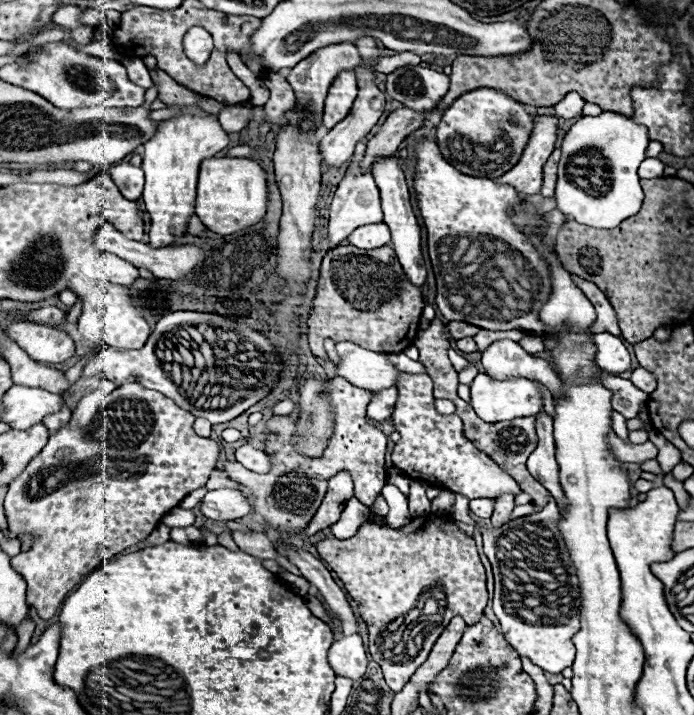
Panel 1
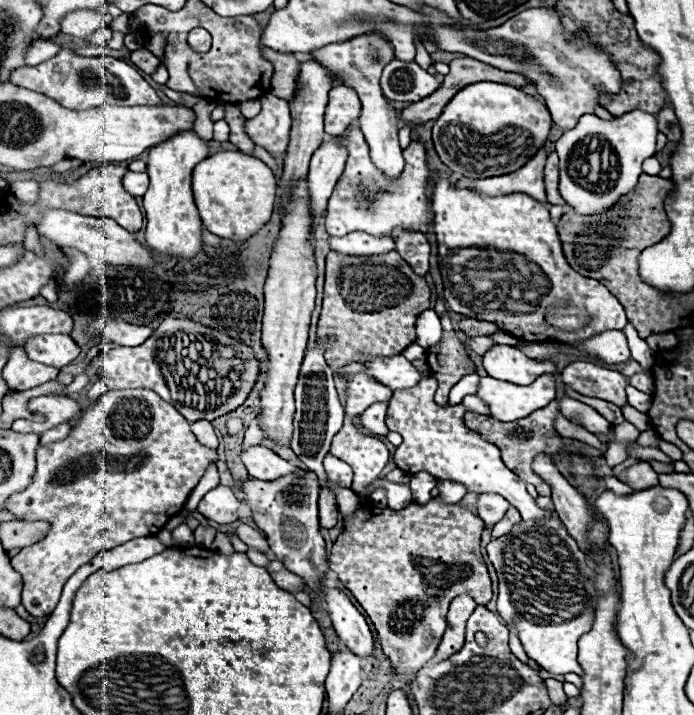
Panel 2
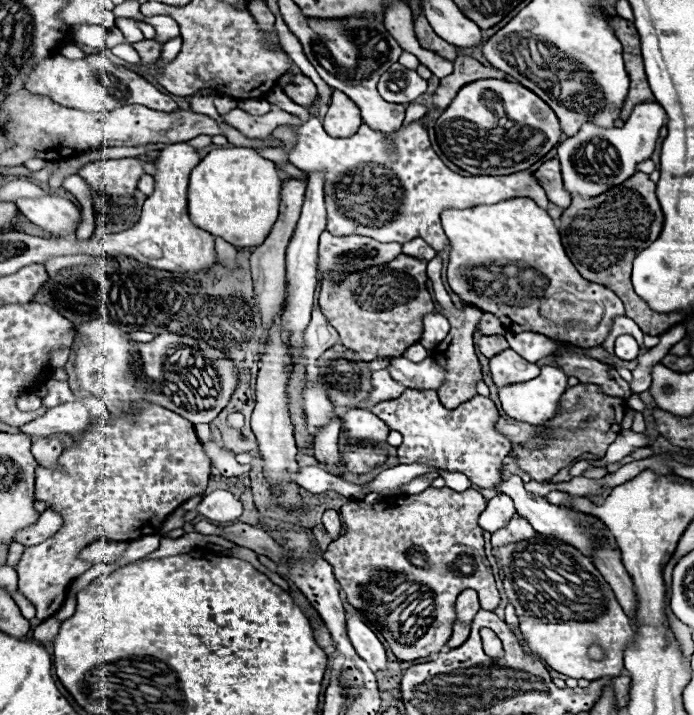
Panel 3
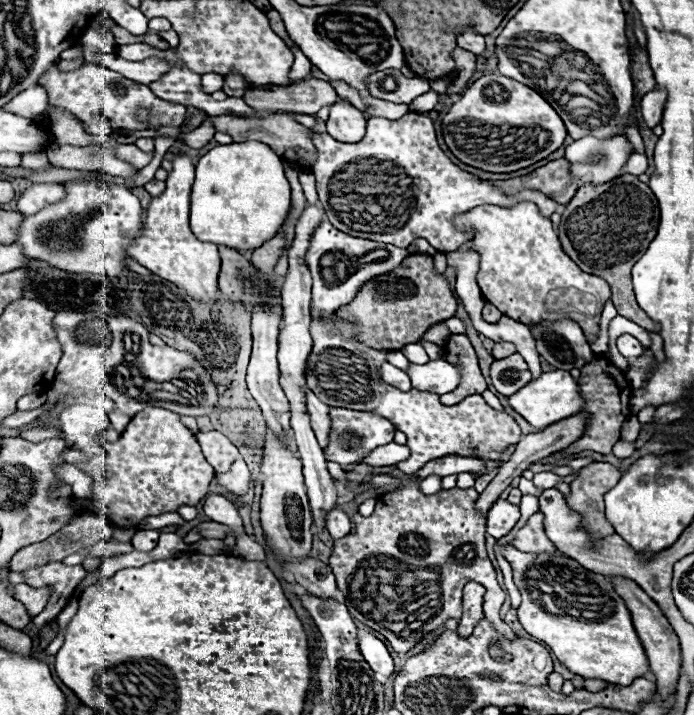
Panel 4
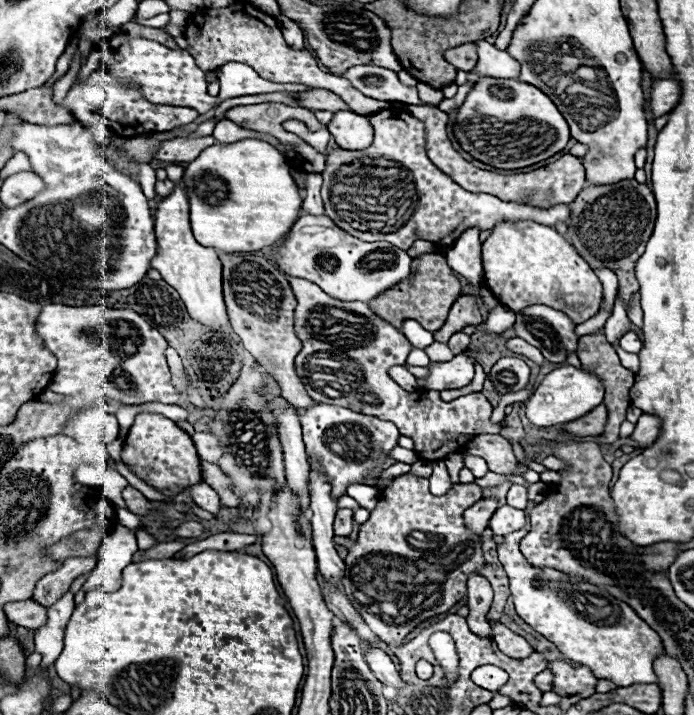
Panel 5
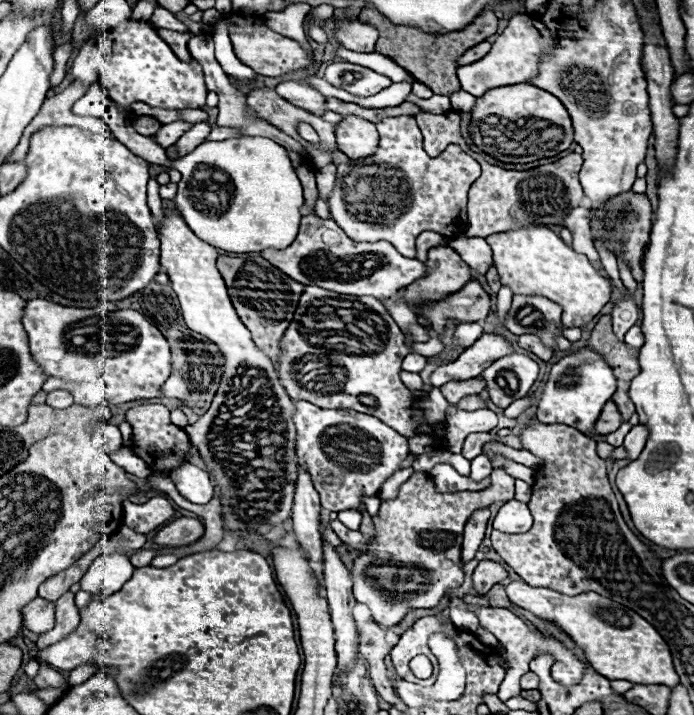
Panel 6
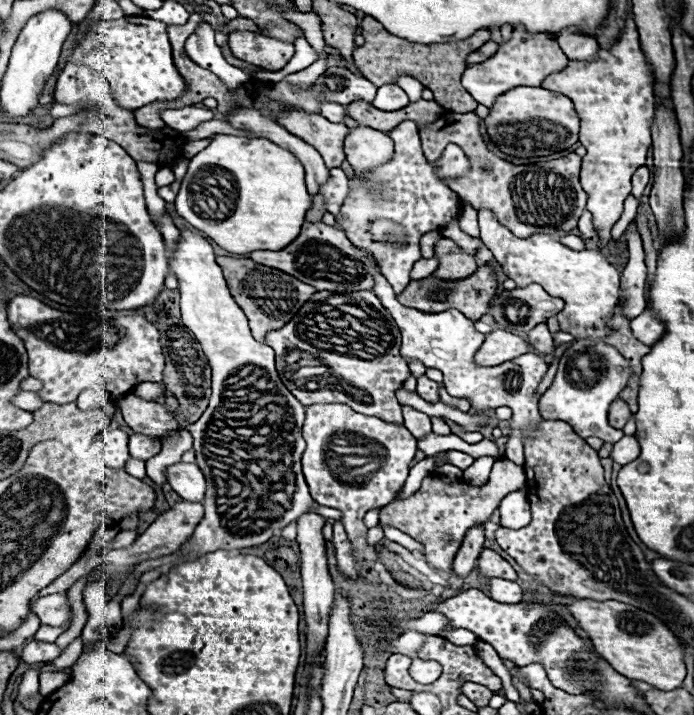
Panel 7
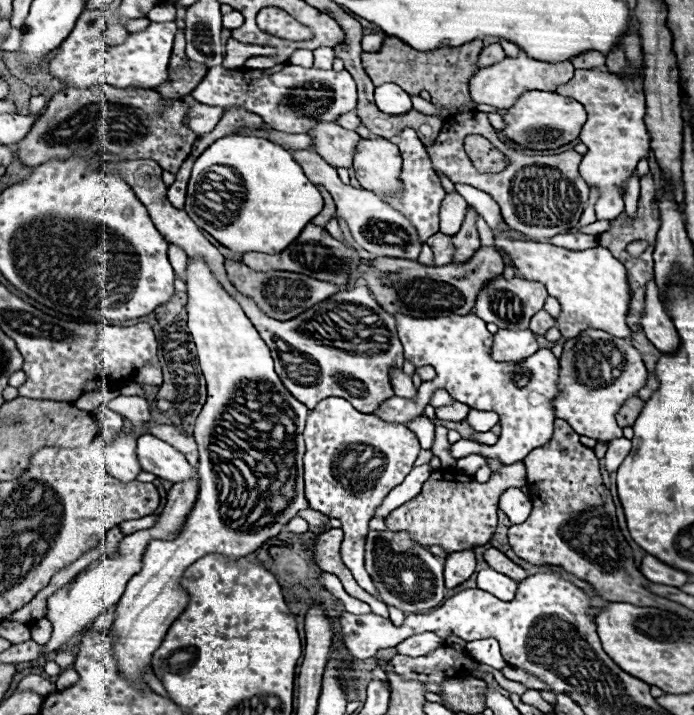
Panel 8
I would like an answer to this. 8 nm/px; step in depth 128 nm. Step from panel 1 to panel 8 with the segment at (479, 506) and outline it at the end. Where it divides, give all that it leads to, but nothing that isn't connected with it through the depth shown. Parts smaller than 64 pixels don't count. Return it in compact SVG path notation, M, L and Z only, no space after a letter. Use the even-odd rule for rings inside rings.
M508 488L500 496L500 510L510 518L512 524L522 524L528 520L532 504L530 498L520 488Z

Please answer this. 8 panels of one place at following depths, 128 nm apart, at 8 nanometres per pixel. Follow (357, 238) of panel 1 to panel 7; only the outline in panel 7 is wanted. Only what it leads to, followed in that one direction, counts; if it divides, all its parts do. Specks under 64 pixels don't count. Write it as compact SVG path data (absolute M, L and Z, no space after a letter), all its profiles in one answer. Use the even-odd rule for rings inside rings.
M304 222L300 236L286 246L284 250L258 250L252 252L250 258L258 264L288 272L298 280L314 286L316 290L330 292L356 292L356 290L374 290L374 272L380 272L372 256L360 248L356 248L340 228L328 226L324 222ZM366 258L370 260L370 268L366 270ZM420 258L410 270L410 278L412 280L422 280L424 276L430 276L436 268L438 268L438 260L436 258Z

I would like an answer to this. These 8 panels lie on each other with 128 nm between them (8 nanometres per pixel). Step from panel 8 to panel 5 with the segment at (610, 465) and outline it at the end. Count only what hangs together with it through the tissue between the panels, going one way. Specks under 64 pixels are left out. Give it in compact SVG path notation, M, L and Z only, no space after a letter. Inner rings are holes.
M642 414L640 420L636 422L636 428L630 436L630 440L636 444L636 446L648 446L656 440L660 432L660 418L658 416L652 416L652 414Z

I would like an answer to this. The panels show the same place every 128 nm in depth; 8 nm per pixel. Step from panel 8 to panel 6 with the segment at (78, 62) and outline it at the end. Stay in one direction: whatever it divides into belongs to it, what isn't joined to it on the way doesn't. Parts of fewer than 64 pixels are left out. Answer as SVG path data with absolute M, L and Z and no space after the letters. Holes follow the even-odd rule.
M124 20L116 28L106 32L110 40L108 58L118 54L118 70L108 70L104 74L104 86L116 104L144 102L154 108L182 110L182 108L204 108L206 106L206 86L204 74L198 62L182 62L170 50L170 46L156 34L154 26L138 20Z

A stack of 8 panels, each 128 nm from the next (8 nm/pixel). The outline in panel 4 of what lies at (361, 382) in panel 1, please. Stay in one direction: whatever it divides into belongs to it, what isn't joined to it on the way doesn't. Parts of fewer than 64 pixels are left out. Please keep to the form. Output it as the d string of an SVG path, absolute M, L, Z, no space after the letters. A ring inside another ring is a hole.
M430 360L426 364L410 364L406 372L412 380L412 386L424 392L446 394L446 392L452 392L460 382L458 368L444 360Z

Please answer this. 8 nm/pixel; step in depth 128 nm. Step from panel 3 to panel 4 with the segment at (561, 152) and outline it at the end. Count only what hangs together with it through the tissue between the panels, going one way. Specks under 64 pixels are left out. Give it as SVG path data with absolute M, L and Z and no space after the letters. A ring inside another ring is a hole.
M656 88L652 92L648 92L642 102L640 102L640 114L642 114L642 120L644 120L644 126L646 128L654 128L660 124L662 120L662 110L664 110L664 102L666 102L666 94ZM584 136L566 146L564 158L570 164L572 176L580 184L606 184L622 174L632 152L634 146L622 136L612 136L608 140Z

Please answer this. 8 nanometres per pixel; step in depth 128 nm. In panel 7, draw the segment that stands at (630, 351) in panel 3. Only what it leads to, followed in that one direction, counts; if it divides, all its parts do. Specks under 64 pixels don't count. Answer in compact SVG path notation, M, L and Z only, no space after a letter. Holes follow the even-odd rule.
M648 304L648 308L638 318L630 320L630 330L632 330L634 338L640 340L646 346L656 344L660 340L660 336L664 334L664 326L662 326L660 320L654 318L654 314L650 310L650 304Z

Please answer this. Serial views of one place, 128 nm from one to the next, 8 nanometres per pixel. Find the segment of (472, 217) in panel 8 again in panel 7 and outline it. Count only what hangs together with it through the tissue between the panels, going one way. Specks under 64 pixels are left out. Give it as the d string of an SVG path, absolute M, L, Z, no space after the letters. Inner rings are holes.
M442 238L434 246L434 254L440 260L434 276L438 280L460 280L460 276L468 276L476 272L476 260L464 254L452 240Z

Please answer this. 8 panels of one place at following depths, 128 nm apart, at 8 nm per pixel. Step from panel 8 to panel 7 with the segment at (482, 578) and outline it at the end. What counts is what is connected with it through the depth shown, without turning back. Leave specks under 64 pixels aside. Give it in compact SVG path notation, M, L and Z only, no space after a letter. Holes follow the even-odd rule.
M492 580L488 582L492 598L504 604L518 604L522 600L522 588L516 582L508 582L508 580Z

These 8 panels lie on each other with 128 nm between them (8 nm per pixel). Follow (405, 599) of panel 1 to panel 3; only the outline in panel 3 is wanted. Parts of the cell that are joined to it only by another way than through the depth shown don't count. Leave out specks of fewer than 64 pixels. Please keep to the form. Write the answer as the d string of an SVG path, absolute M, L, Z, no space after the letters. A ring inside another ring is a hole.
M426 488L420 494L404 498L384 498L374 506L362 500L342 506L340 514L346 526L344 534L338 540L332 540L324 558L332 564L334 576L342 584L350 604L364 608L364 584L368 584L368 580L376 580L380 572L400 572L400 576L420 580L420 584L432 588L432 598L436 600L436 620L428 626L426 634L416 640L416 644L402 646L394 641L388 630L384 630L385 639L398 660L408 662L440 652L452 634L452 604L462 590L476 590L482 608L494 610L498 606L500 594L484 554L484 530L478 526L478 516L484 512L484 504L486 500L482 494L472 488L466 492ZM416 552L424 554L428 562L426 568L418 568L410 562L410 558L416 558Z

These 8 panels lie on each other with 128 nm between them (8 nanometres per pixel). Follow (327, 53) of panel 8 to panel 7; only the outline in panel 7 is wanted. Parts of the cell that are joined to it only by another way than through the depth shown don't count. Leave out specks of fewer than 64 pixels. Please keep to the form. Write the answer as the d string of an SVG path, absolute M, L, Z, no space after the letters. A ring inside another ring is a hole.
M284 8L282 16L288 18L288 20L292 20L292 22L296 22L296 24L304 30L308 42L310 42L318 52L324 52L324 46L326 46L326 44L324 44L324 38L322 38L322 20L320 20L320 16L318 16L316 12L302 14L302 12ZM316 60L314 64L310 64L308 68L300 70L300 72L294 72L290 76L286 76L286 80L294 86L294 88L312 88L314 82L320 78L320 74L326 70L326 60Z

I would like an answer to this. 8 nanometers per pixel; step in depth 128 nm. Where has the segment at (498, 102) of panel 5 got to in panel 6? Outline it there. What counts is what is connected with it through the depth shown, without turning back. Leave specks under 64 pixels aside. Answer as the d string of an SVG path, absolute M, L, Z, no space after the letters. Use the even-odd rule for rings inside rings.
M532 84L490 88L484 96L476 98L470 114L470 138L474 146L506 164L528 164L540 158L550 158L562 150L568 150L568 146L574 142L572 122L562 102L550 92Z

